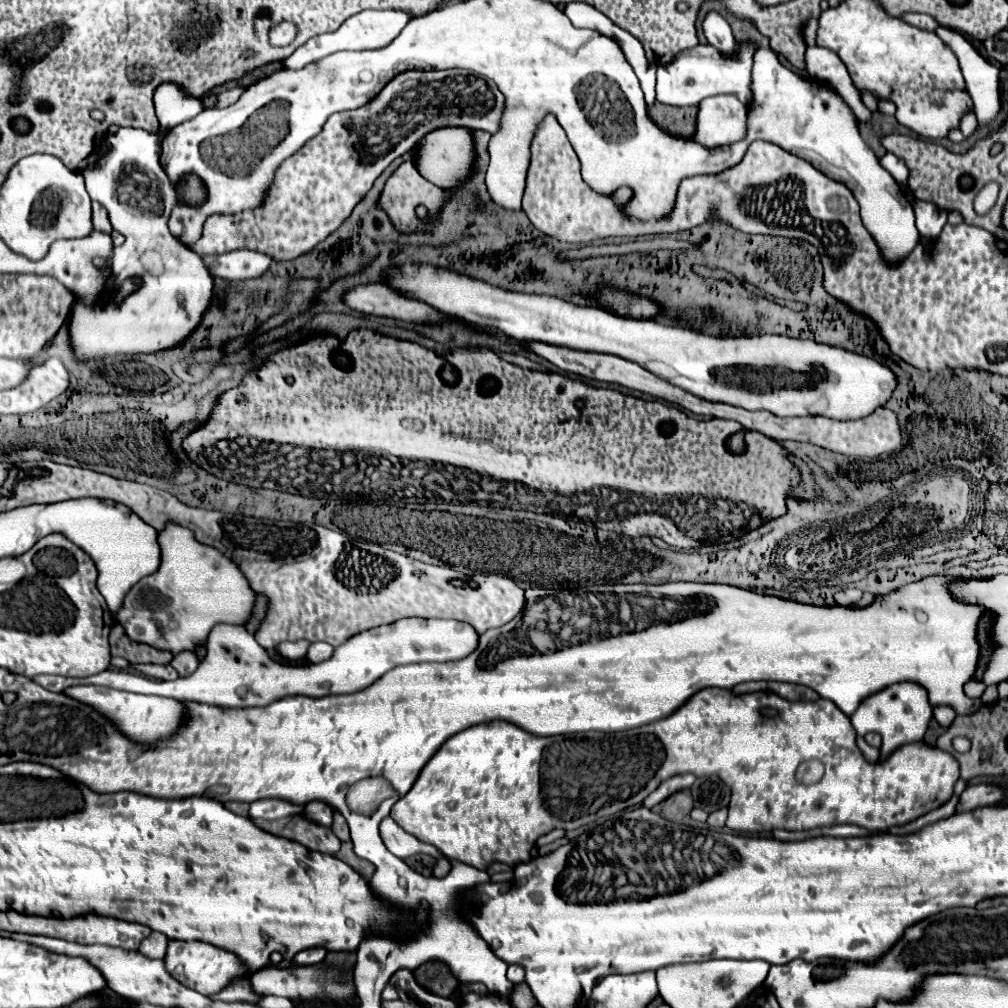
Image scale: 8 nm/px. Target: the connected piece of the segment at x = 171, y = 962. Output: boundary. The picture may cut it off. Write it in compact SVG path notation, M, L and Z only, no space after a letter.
M170 941L164 963L166 963L166 969L180 983L192 987L194 991L198 991L202 995L218 993L222 987L226 987L230 983L232 977L244 975L244 969L242 969L240 961L236 959L236 955L232 955L216 945L202 943L202 941Z

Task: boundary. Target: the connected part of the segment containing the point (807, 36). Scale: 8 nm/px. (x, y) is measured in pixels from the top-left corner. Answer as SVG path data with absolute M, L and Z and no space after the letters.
M810 19L808 23L805 23L802 33L808 47L816 45L817 31L818 21L816 21L816 19Z

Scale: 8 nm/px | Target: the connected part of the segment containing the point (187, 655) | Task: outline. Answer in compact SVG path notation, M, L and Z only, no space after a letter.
M182 651L182 653L174 655L170 665L184 677L184 675L190 675L200 665L200 659L198 659L196 651Z

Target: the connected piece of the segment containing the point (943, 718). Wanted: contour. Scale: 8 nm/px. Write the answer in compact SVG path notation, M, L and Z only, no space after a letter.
M938 707L938 709L934 709L934 717L942 727L950 727L952 721L956 719L956 713L950 707Z

